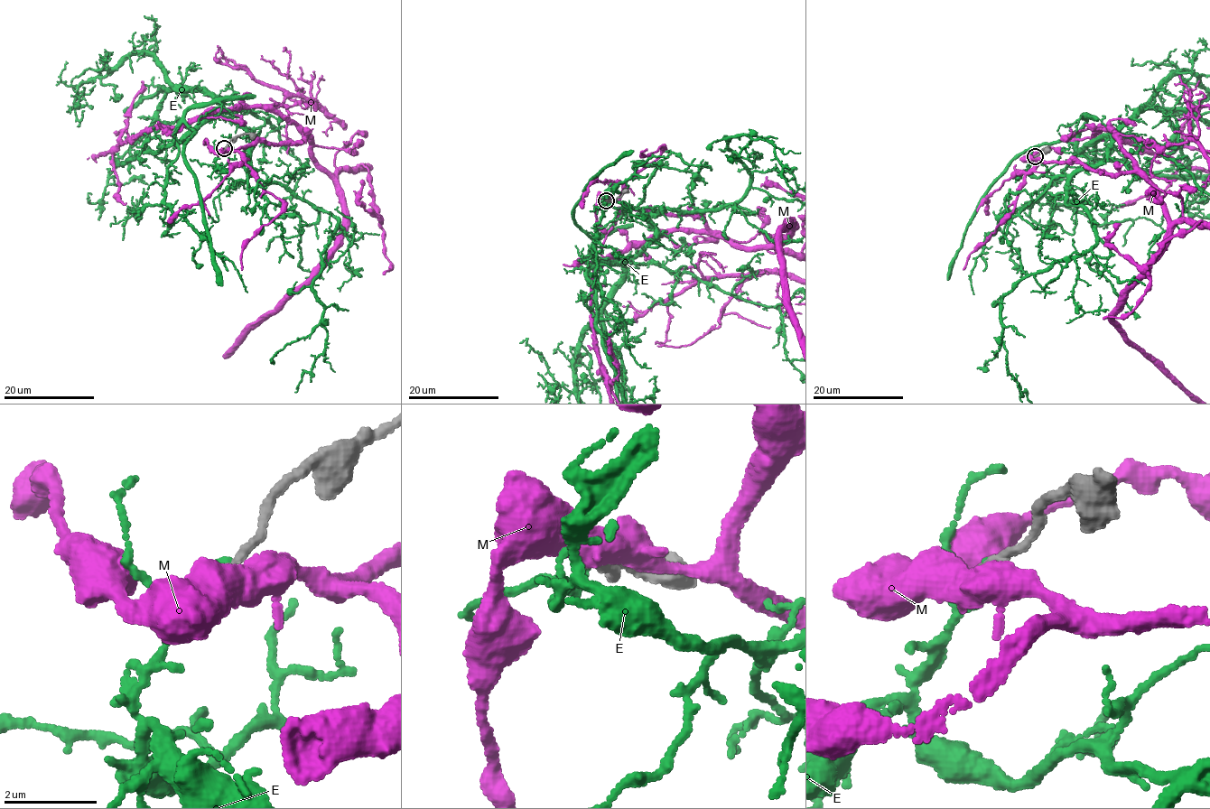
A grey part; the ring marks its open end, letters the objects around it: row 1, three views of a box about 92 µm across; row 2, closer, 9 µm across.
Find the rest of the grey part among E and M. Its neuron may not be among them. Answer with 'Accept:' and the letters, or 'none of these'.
Accept: none of these

